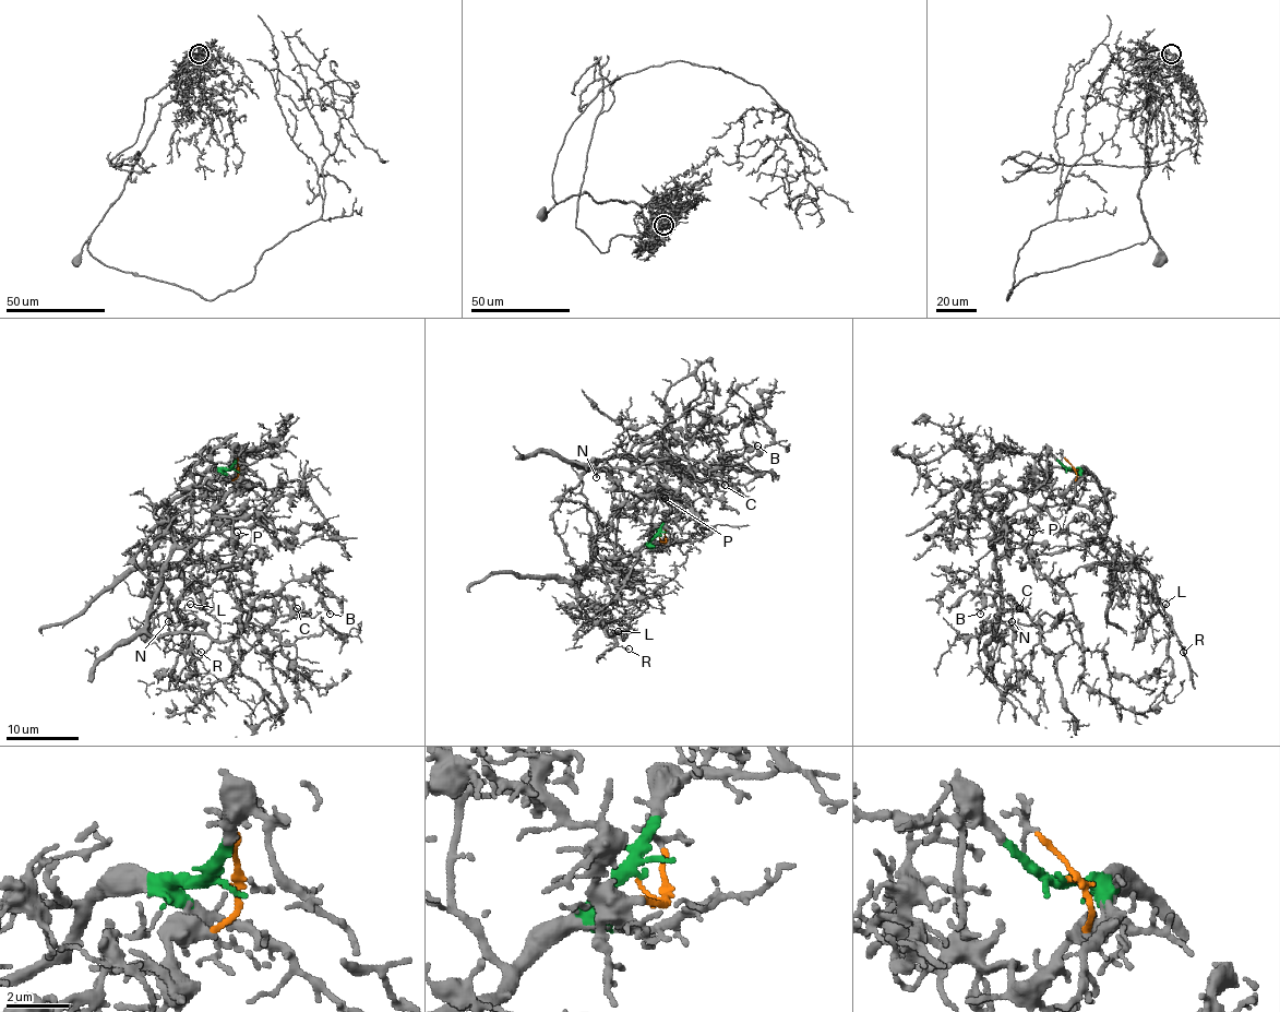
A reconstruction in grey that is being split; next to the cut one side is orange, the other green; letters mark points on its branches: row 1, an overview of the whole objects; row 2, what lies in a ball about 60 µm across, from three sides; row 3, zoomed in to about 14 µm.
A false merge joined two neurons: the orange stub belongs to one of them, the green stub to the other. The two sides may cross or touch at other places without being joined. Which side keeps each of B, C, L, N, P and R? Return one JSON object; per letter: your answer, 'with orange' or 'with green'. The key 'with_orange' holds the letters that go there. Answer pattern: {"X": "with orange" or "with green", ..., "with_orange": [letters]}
{"B": "with orange", "C": "with orange", "L": "with green", "N": "with orange", "P": "with orange", "R": "with green", "with_orange": ["B", "C", "N", "P"]}

